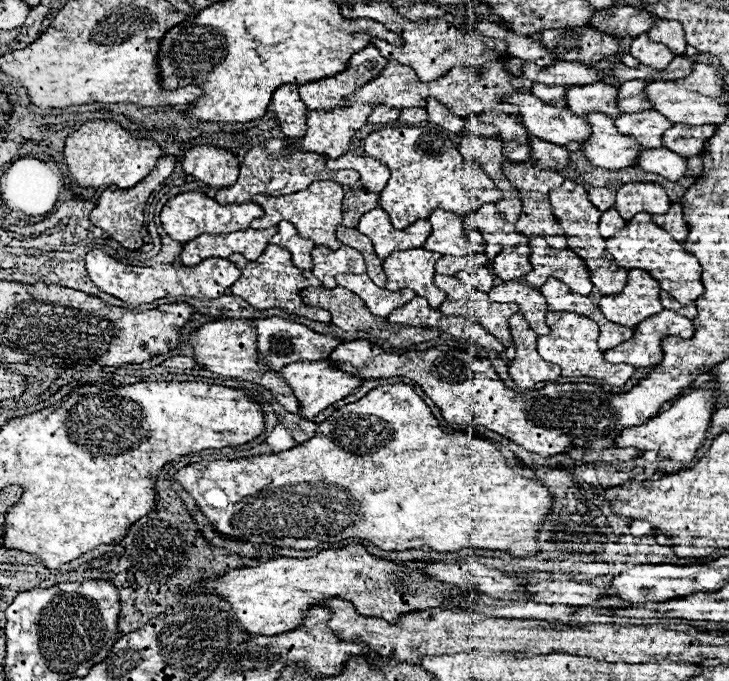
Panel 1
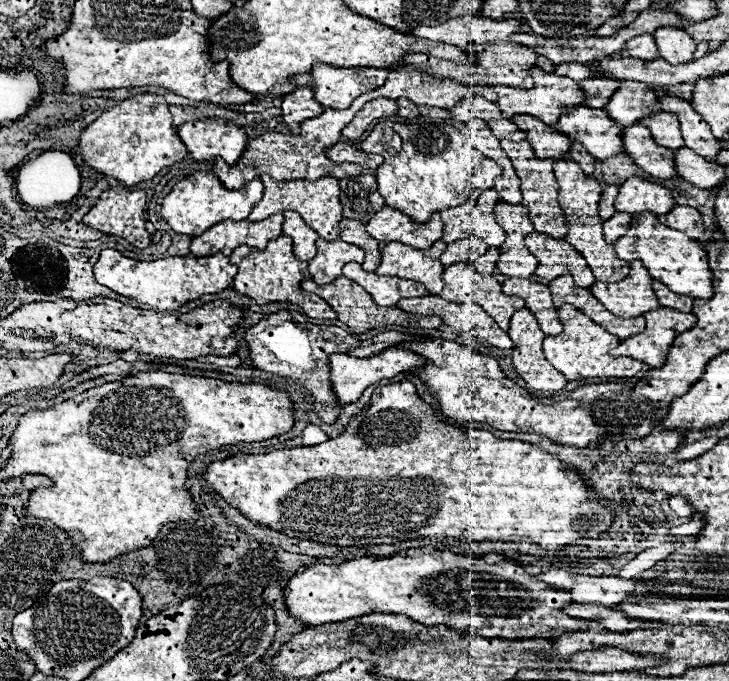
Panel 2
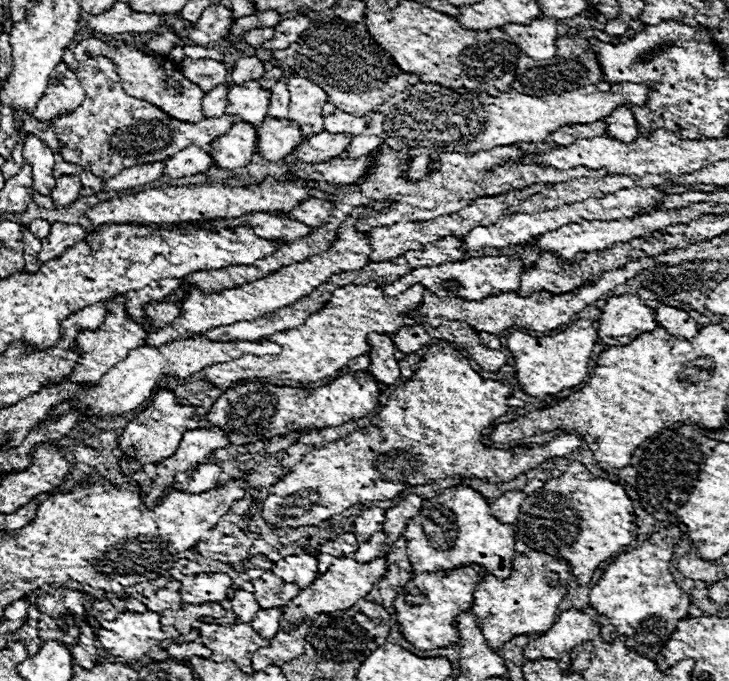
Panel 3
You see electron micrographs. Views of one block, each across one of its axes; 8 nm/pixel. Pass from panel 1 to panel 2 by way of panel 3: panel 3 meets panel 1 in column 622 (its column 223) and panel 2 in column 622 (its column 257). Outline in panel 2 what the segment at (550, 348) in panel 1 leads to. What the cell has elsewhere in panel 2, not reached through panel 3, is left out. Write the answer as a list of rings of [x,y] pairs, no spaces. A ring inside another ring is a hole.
[[[570,304],[560,306],[558,310],[560,322],[564,326],[560,336],[546,336],[544,338],[544,358],[566,376],[566,380],[586,380],[586,378],[630,378],[642,370],[642,362],[628,358],[628,356],[612,356],[610,350],[620,344],[620,340],[592,320],[584,316],[578,308]]]

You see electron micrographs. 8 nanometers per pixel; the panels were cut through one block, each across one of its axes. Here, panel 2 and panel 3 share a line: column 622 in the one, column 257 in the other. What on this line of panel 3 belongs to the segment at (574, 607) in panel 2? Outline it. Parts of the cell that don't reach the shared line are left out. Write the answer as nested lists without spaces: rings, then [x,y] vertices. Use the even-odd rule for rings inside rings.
[[[268,608],[268,610],[260,610],[256,612],[254,620],[250,622],[252,628],[256,628],[256,632],[260,632],[260,636],[272,640],[276,636],[276,632],[280,630],[280,608]]]

